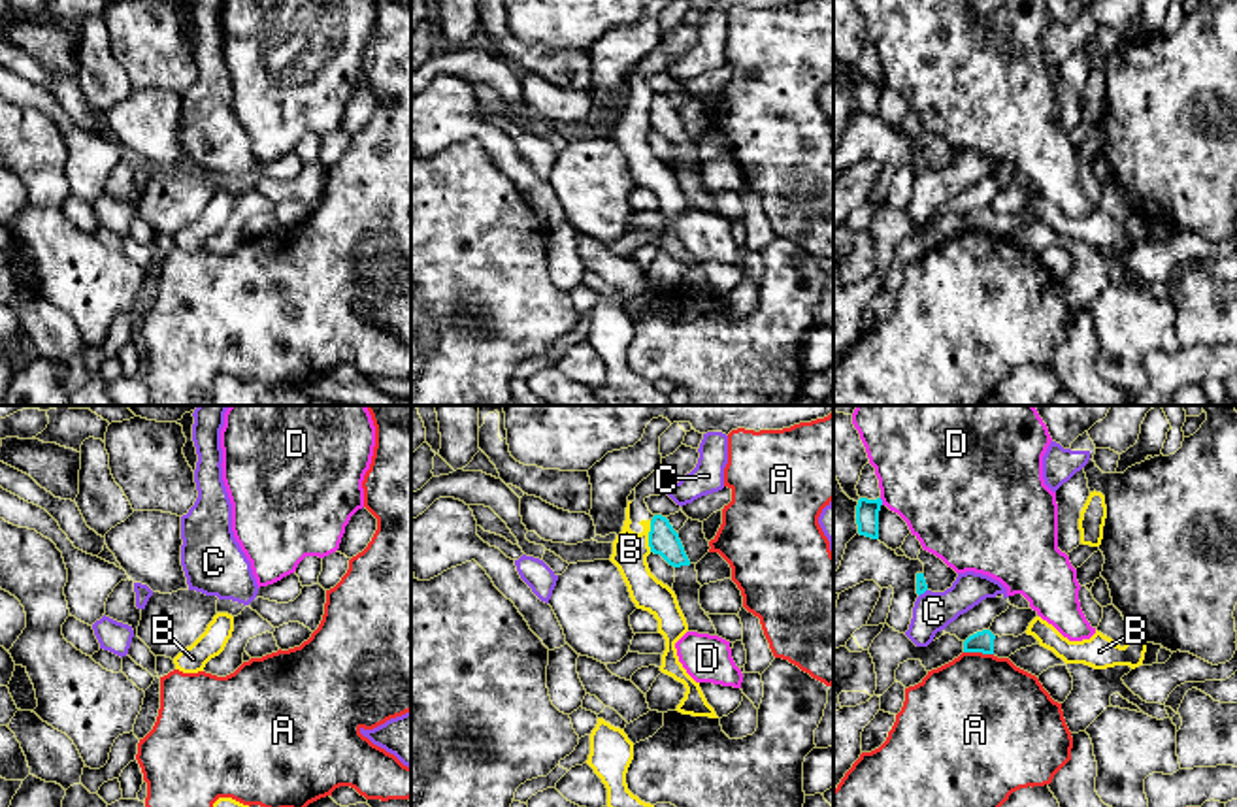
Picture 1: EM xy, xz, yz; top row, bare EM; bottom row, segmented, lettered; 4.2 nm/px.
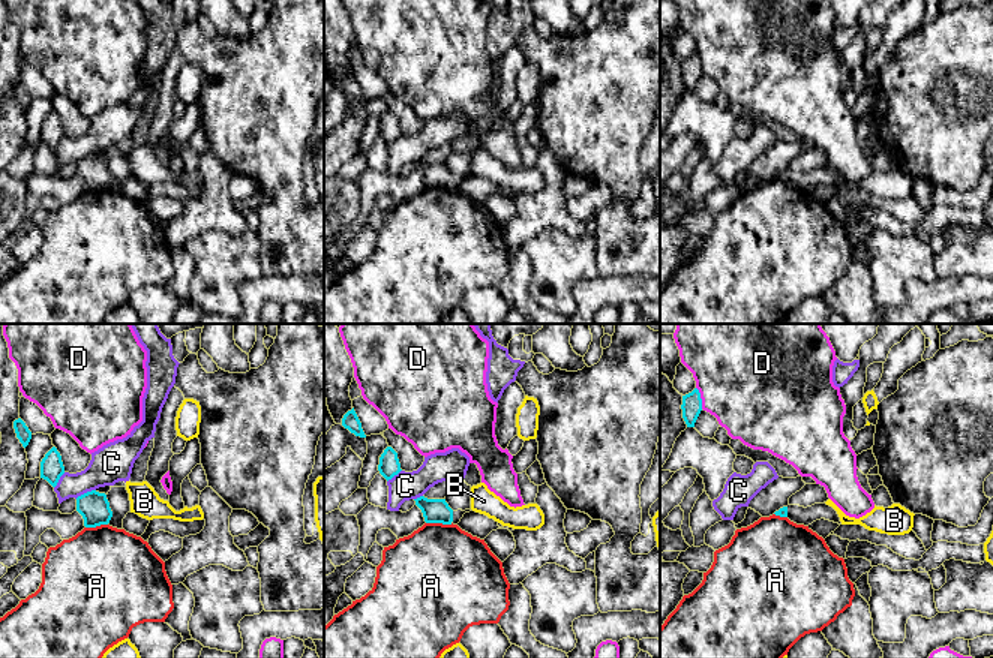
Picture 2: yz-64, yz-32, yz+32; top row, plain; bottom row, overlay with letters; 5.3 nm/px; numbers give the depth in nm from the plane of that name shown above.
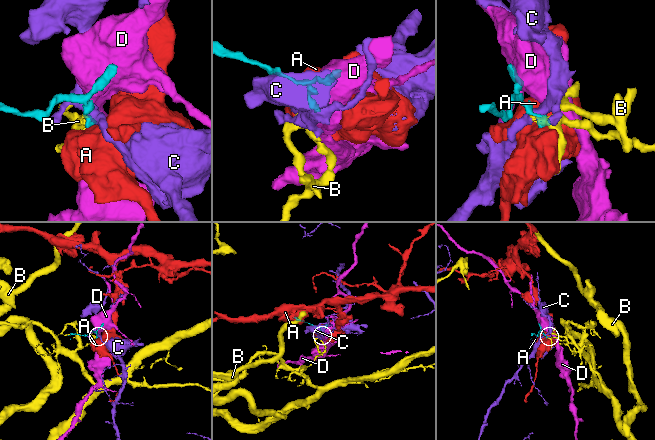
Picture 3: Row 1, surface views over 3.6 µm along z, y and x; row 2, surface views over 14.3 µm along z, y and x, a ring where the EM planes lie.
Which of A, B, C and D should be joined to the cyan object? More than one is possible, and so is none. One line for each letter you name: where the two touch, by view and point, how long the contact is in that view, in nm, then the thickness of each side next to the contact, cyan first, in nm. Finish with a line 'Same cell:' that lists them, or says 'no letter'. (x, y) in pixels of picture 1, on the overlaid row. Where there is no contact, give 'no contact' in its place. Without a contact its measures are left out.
Same cell: no letter

